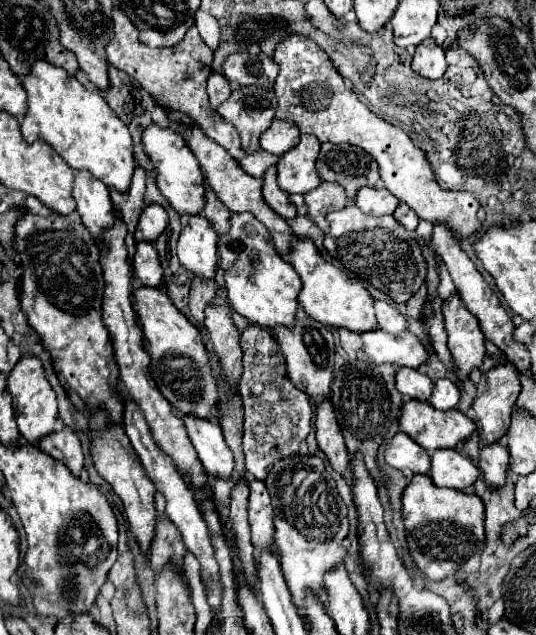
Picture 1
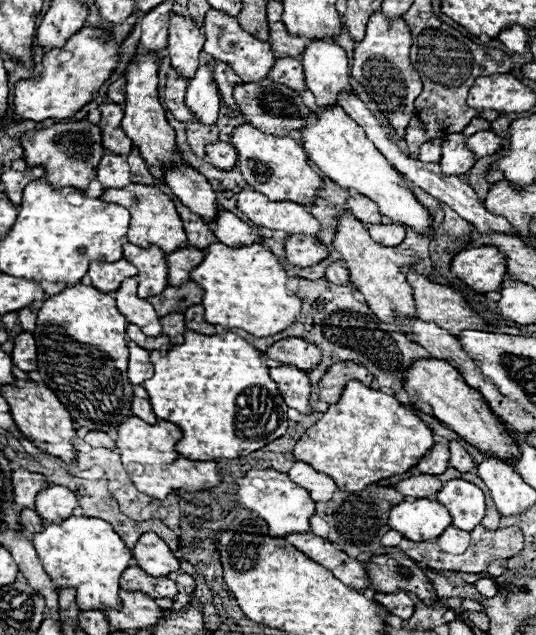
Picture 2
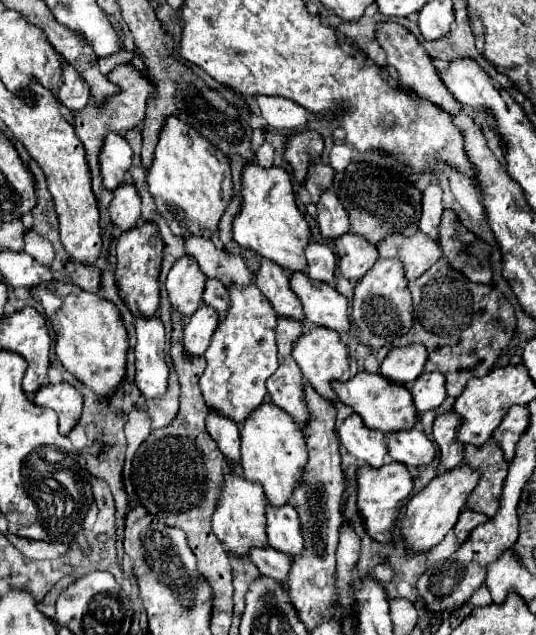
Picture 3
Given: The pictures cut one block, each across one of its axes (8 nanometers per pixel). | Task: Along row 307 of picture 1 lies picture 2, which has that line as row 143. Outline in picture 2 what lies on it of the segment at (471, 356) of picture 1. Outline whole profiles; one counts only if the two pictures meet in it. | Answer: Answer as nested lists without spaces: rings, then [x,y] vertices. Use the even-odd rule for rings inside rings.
[[[448,134],[442,142],[442,172],[452,176],[462,176],[474,166],[476,158],[466,148],[466,136],[464,134]]]

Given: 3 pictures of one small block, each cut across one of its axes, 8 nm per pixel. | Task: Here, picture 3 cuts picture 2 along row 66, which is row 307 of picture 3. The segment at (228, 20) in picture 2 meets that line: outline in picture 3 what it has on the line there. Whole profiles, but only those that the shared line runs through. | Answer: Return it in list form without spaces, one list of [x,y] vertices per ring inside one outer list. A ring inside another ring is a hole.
[[[254,284],[248,288],[230,288],[228,292],[230,292],[230,312],[228,312],[226,320],[218,324],[218,328],[212,336],[212,342],[204,354],[208,366],[200,378],[200,388],[202,388],[208,408],[234,420],[240,426],[248,418],[248,414],[264,402],[266,380],[278,368],[278,358],[276,358],[278,348],[276,348],[276,338],[274,338],[276,314],[272,312],[272,306],[268,304],[268,300],[264,300],[264,296],[260,296],[260,290]]]

